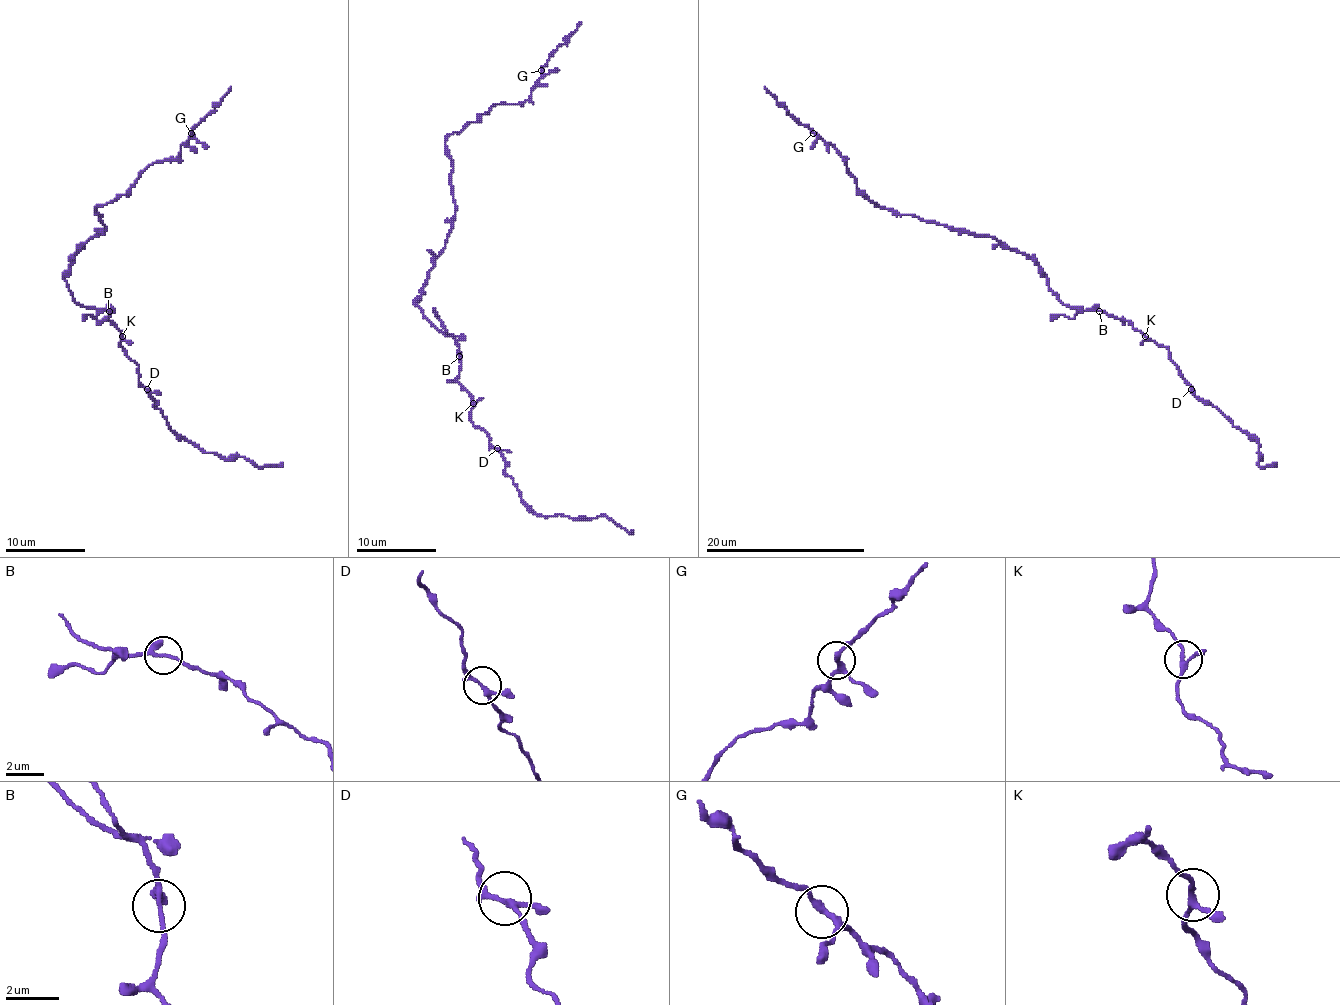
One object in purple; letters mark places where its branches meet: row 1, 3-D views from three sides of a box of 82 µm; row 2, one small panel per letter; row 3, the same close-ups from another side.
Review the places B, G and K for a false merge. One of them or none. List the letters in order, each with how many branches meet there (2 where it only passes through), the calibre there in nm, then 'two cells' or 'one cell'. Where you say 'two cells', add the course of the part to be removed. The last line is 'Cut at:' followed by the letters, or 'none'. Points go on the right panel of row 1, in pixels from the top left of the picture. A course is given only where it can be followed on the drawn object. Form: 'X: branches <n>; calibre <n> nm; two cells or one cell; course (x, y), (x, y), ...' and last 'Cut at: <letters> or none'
B: branches 3; calibre 180 nm; one cell
G: branches 3; calibre 200 nm; one cell
K: branches 3; calibre 180 nm; one cell
Cut at: none

